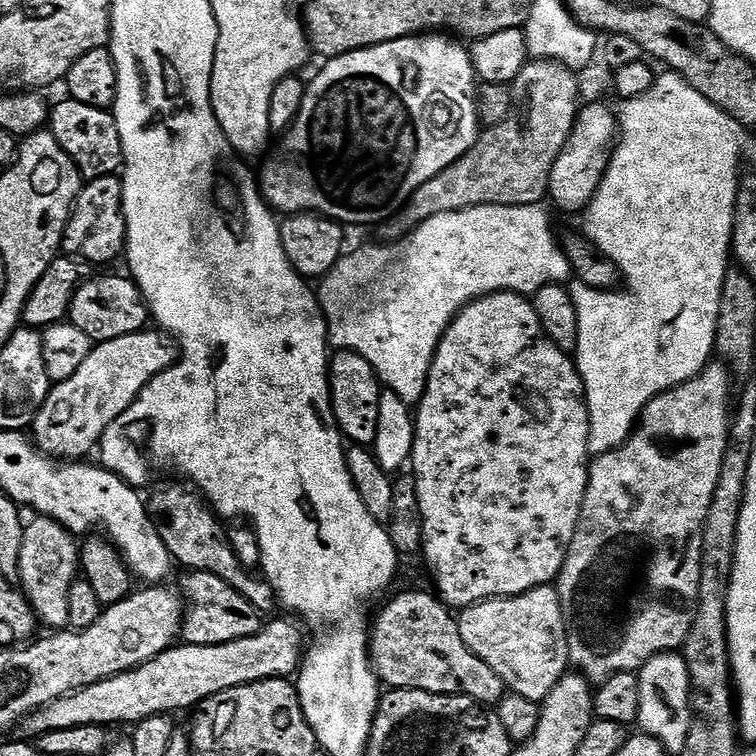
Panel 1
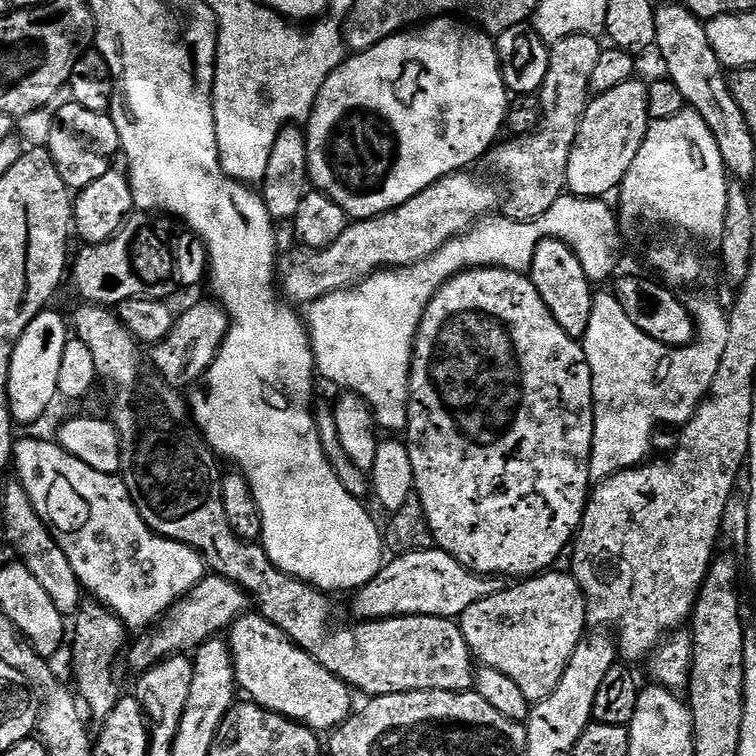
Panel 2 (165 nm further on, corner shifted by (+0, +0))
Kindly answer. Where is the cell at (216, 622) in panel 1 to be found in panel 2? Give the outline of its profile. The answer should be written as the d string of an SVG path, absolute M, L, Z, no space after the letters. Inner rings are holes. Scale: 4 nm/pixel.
M245 611L233 621L227 629L226 639L232 651L232 665L236 667L236 683L251 703L297 720L320 734L339 728L352 715L353 689L330 674L326 666L317 662L304 648L299 648L259 611Z

